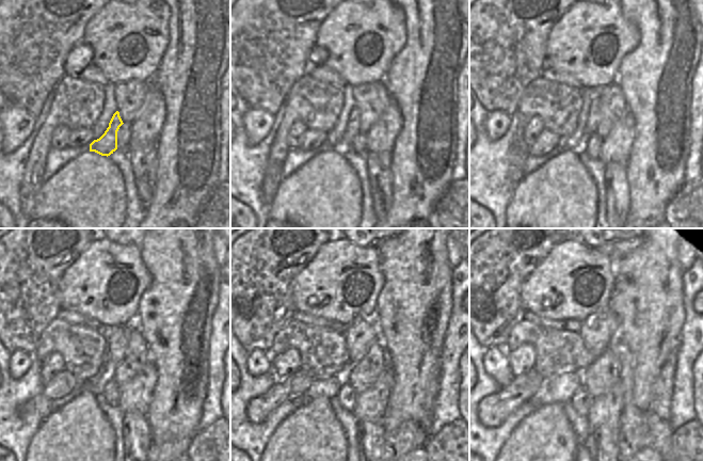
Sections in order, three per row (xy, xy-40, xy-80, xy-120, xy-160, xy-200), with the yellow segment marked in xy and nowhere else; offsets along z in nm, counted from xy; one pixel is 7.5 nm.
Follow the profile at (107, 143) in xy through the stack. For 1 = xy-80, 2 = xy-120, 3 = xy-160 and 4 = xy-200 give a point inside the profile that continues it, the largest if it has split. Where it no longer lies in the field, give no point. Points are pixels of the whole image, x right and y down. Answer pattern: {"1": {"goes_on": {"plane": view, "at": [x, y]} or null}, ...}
{"1": {"goes_on": {"plane": "xy-80", "at": [593, 117]}}, "2": {"goes_on": {"plane": "xy-120", "at": [118, 339]}}, "3": {"goes_on": {"plane": "xy-160", "at": [360, 334]}}, "4": {"goes_on": {"plane": "xy-200", "at": [598, 330]}}}

